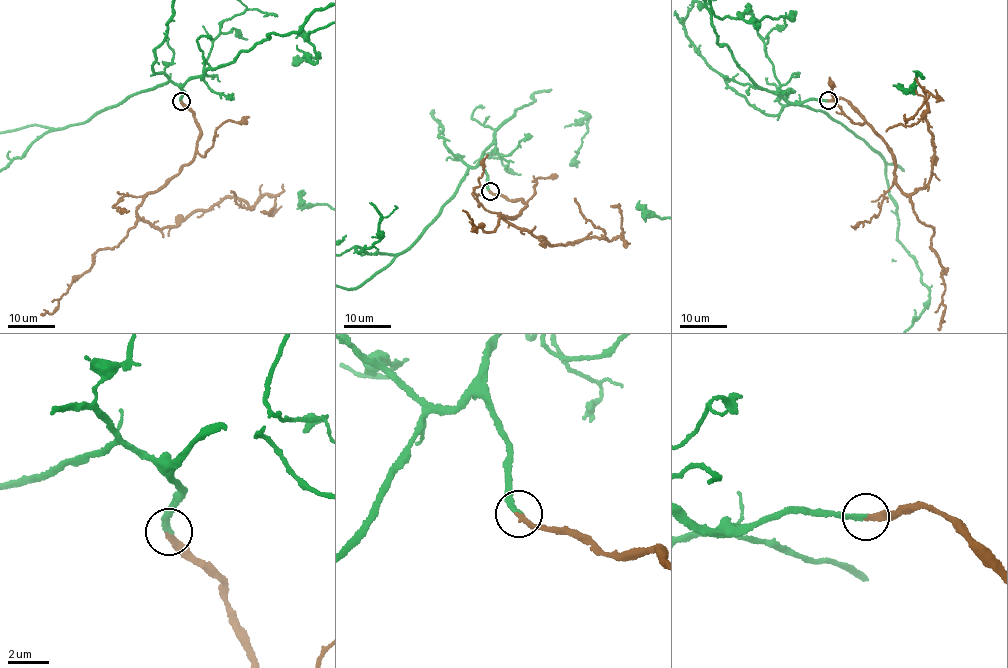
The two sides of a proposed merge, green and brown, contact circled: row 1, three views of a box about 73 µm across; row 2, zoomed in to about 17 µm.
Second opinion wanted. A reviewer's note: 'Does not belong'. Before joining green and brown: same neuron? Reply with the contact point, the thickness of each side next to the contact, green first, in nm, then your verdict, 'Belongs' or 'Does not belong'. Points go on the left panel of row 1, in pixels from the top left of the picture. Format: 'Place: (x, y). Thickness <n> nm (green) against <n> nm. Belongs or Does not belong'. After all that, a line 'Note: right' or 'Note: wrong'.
Place: (181, 101). Thickness 240 nm (green) against 280 nm. Belongs
Note: wrong

